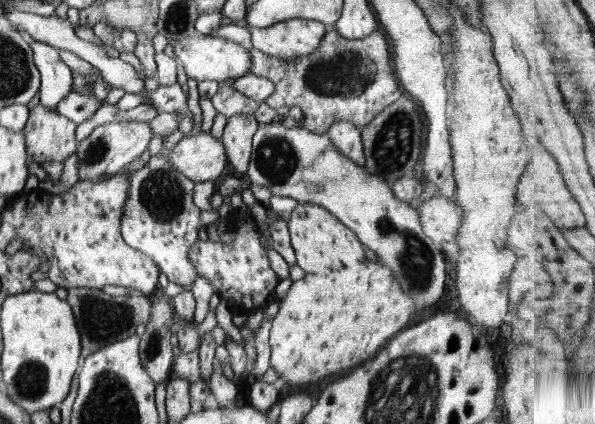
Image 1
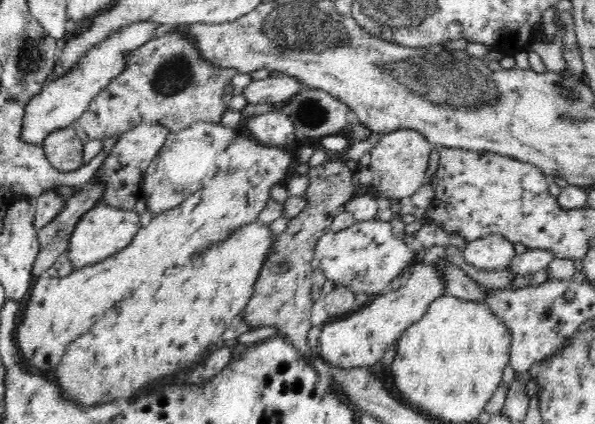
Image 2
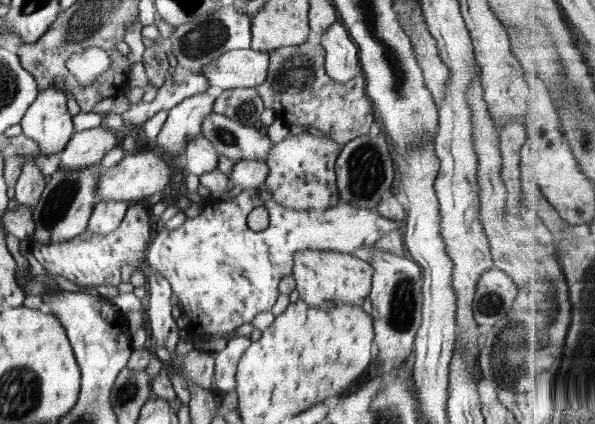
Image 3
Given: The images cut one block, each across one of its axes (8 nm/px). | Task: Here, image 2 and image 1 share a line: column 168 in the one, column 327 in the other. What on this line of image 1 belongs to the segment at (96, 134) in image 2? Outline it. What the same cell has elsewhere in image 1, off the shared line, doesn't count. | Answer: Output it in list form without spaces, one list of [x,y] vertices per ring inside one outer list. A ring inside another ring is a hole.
[[[334,26],[327,27],[320,46],[314,52],[297,59],[286,62],[280,57],[274,57],[261,50],[250,48],[251,67],[249,72],[261,77],[269,78],[275,86],[274,94],[271,94],[265,103],[272,108],[282,106],[298,106],[305,114],[303,128],[310,130],[318,136],[325,134],[332,123],[339,121],[350,122],[362,129],[380,114],[386,106],[396,102],[404,93],[395,75],[395,68],[391,58],[390,44],[382,27],[374,30],[366,38],[360,40],[348,40],[340,36]]]

